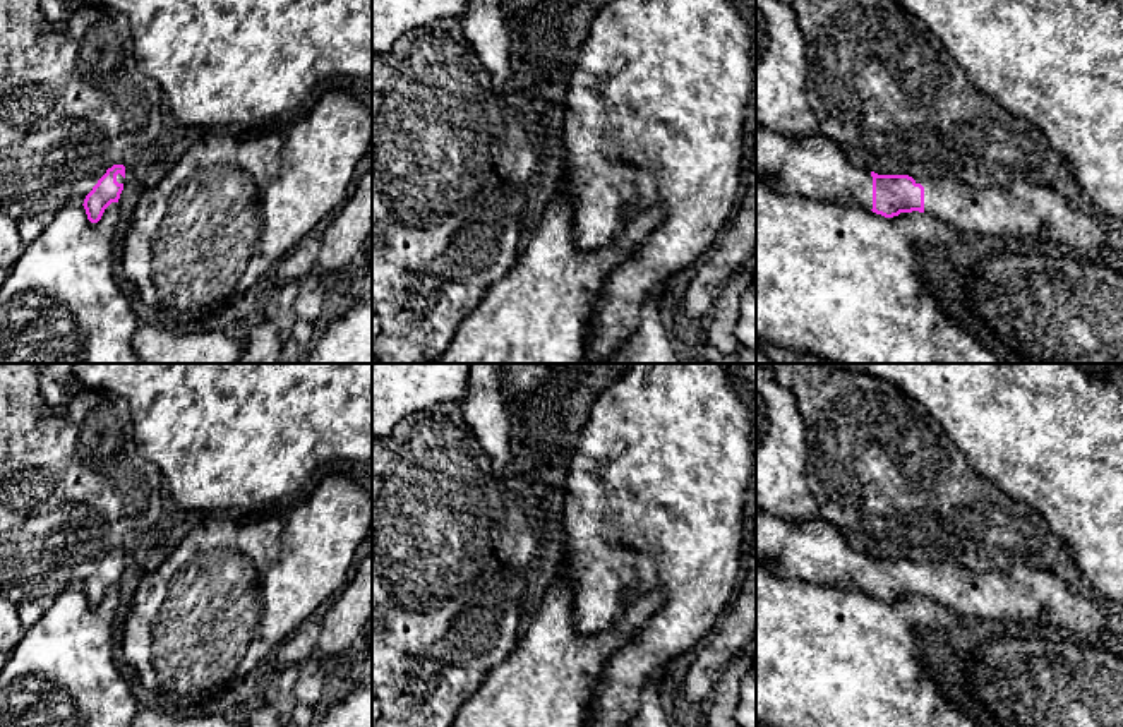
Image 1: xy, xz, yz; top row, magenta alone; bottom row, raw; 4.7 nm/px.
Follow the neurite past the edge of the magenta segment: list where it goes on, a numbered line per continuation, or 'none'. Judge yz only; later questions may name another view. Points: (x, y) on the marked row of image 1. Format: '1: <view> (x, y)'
1: yz (815, 167)
2: yz (1029, 213)

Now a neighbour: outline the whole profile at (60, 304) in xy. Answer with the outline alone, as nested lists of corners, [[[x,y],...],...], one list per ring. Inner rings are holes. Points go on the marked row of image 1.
[[[111,202],[98,223],[87,219],[82,204],[67,206],[26,245],[0,288],[0,364],[142,364],[132,346],[139,324],[129,297],[113,274],[118,219],[118,202]]]

